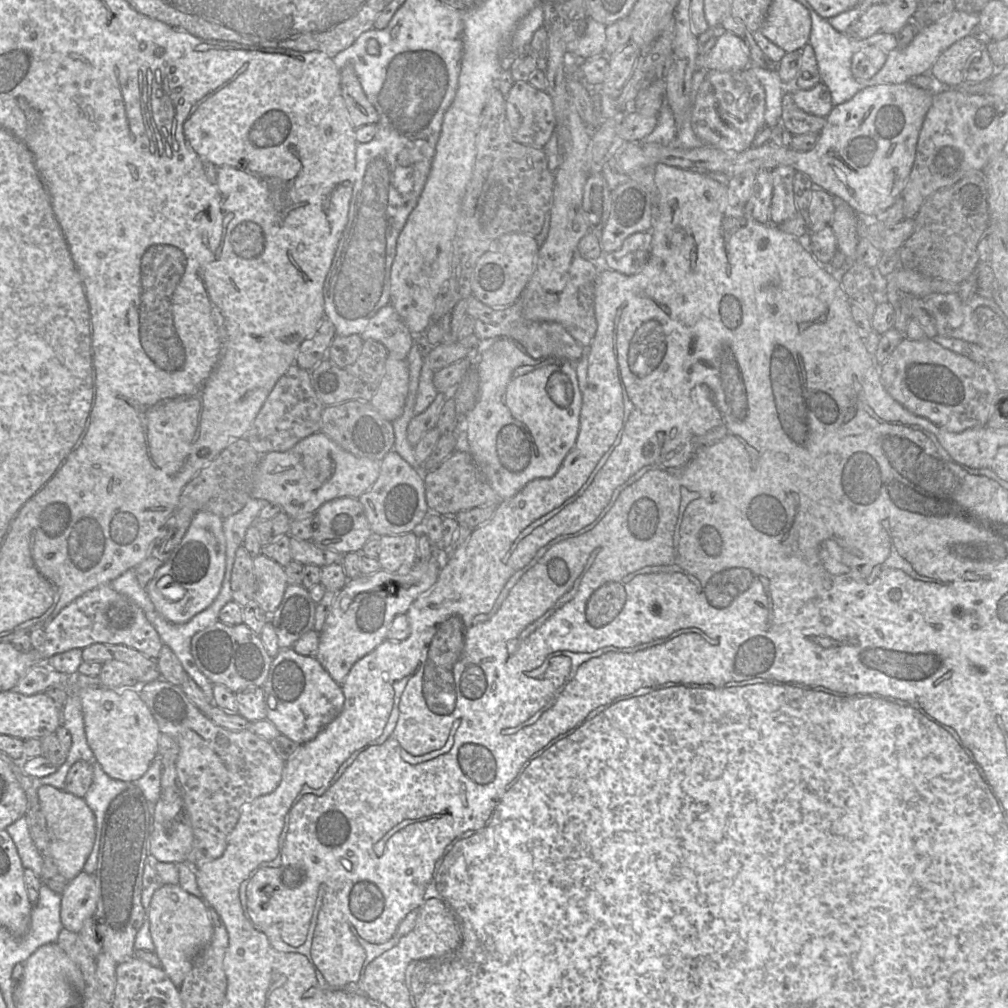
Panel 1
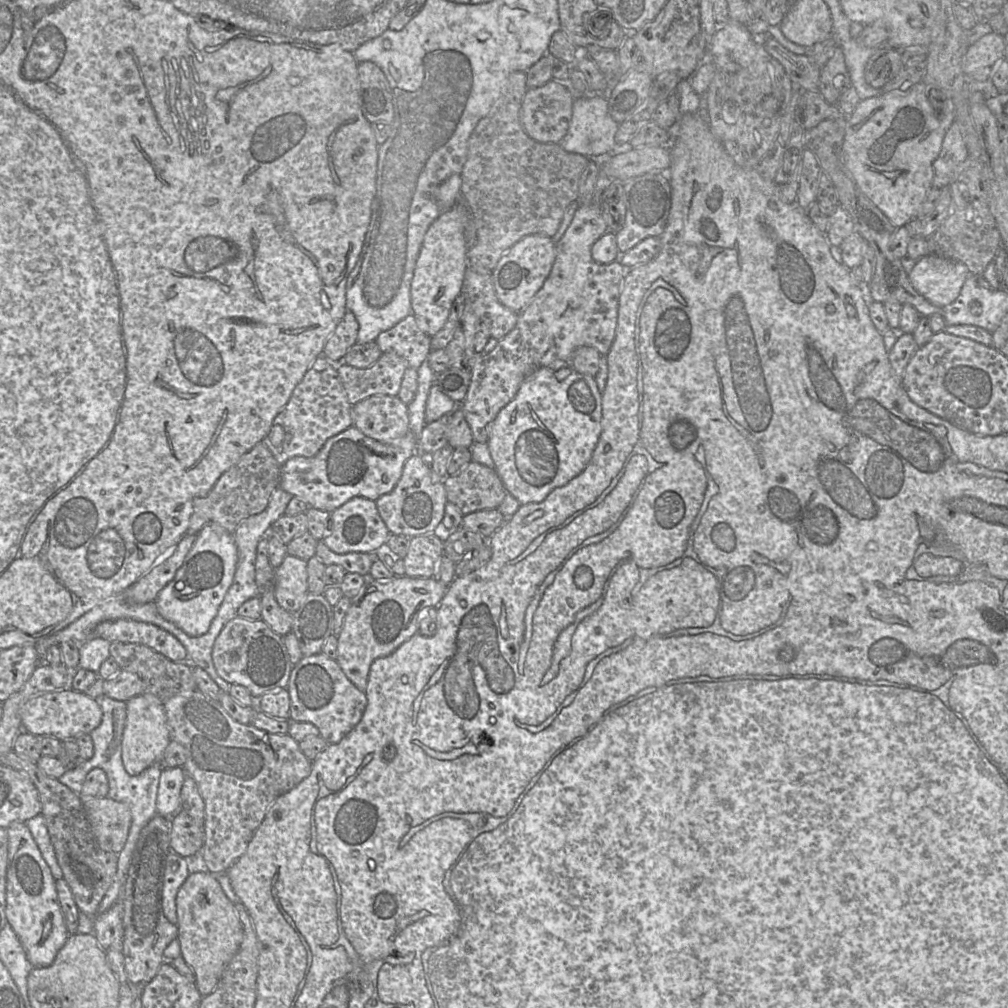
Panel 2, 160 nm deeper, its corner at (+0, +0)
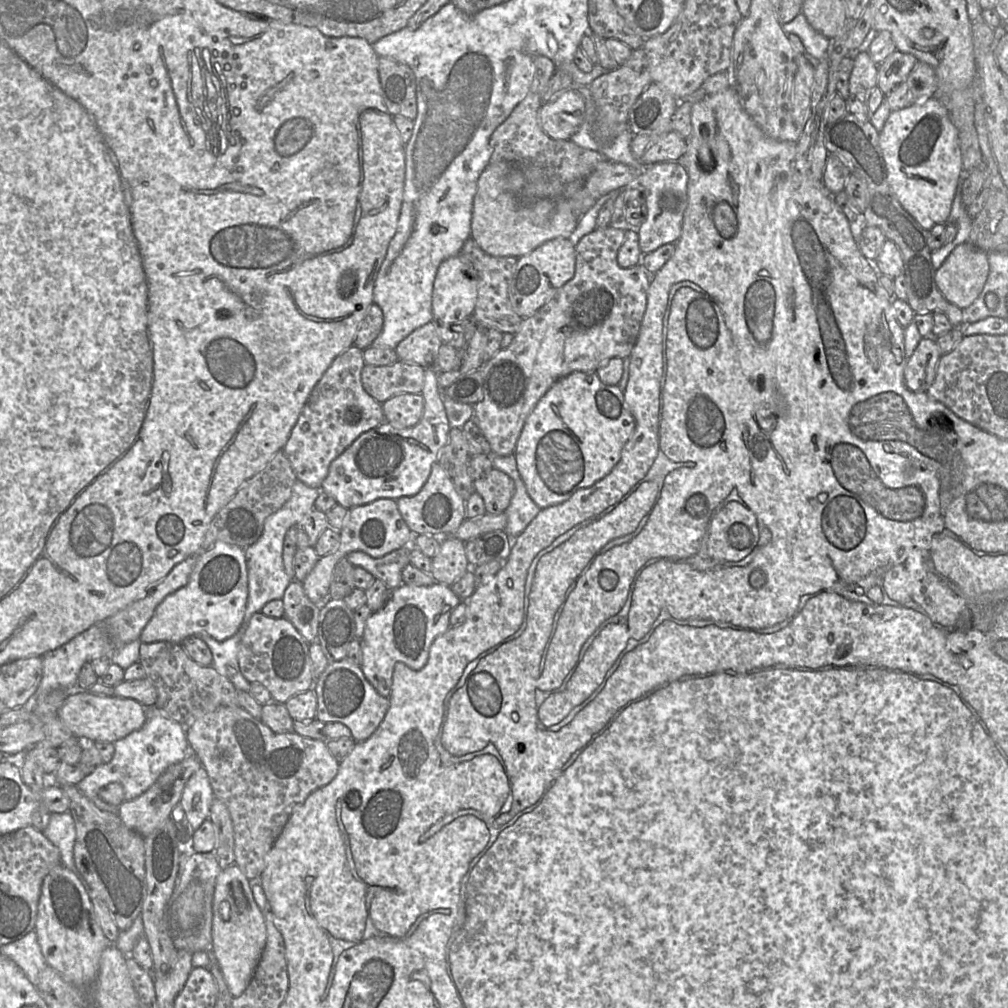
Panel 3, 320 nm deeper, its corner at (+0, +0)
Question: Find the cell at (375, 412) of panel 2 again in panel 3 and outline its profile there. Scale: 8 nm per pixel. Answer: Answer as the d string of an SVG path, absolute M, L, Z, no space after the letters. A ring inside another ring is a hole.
M421 393L400 394L382 404L384 423L395 428L408 428L416 425L422 418L424 399Z

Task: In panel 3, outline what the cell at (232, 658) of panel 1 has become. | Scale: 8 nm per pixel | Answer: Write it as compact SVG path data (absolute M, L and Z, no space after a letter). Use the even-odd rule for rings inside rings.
M261 611L254 613L248 620L245 622L245 625L242 628L242 637L238 645L238 664L239 669L242 673L242 675L251 683L259 683L262 684L264 687L267 688L267 690L270 692L272 699L274 702L282 703L284 704L288 699L293 697L294 695L297 695L301 692L307 692L308 690L312 689L316 676L313 671L313 662L310 656L310 647L311 643L316 641L309 641L307 638L303 637L298 630L293 626L293 624L287 620L285 617L281 618L272 618L268 617L261 613Z

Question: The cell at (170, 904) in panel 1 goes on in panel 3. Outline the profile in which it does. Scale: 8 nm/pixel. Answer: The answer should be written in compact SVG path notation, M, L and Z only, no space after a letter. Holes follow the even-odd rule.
M230 865L216 877L213 895L204 918L211 922L211 953L226 983L226 995L241 995L259 963L267 940L264 913L253 897L250 879L236 865Z

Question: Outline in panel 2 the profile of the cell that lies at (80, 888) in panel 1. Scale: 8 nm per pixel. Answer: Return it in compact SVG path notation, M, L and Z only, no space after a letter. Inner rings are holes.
M117 902L107 911L91 918L93 920L92 933L102 948L121 951L124 938L121 902Z

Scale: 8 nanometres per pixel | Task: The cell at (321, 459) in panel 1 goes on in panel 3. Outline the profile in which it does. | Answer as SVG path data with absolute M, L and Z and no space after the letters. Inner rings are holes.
M434 367L426 369L425 384L421 392L424 399L424 411L421 420L408 428L395 428L391 424L381 425L361 434L342 454L330 464L327 477L320 489L335 499L337 505L350 509L371 503L380 498L398 499L416 495L426 483L432 465L437 461L439 450L446 444L451 429L444 404L443 391L438 383L439 372Z

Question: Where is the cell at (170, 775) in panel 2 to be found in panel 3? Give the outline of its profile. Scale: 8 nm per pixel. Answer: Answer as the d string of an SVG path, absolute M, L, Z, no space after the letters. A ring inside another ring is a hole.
M200 767L187 781L178 805L192 830L195 831L209 818L214 799L207 772Z

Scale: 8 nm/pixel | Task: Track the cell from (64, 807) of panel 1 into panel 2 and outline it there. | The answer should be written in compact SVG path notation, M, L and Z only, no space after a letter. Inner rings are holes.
M81 796L81 799L99 847L118 854L127 841L132 822L129 806L108 797Z

